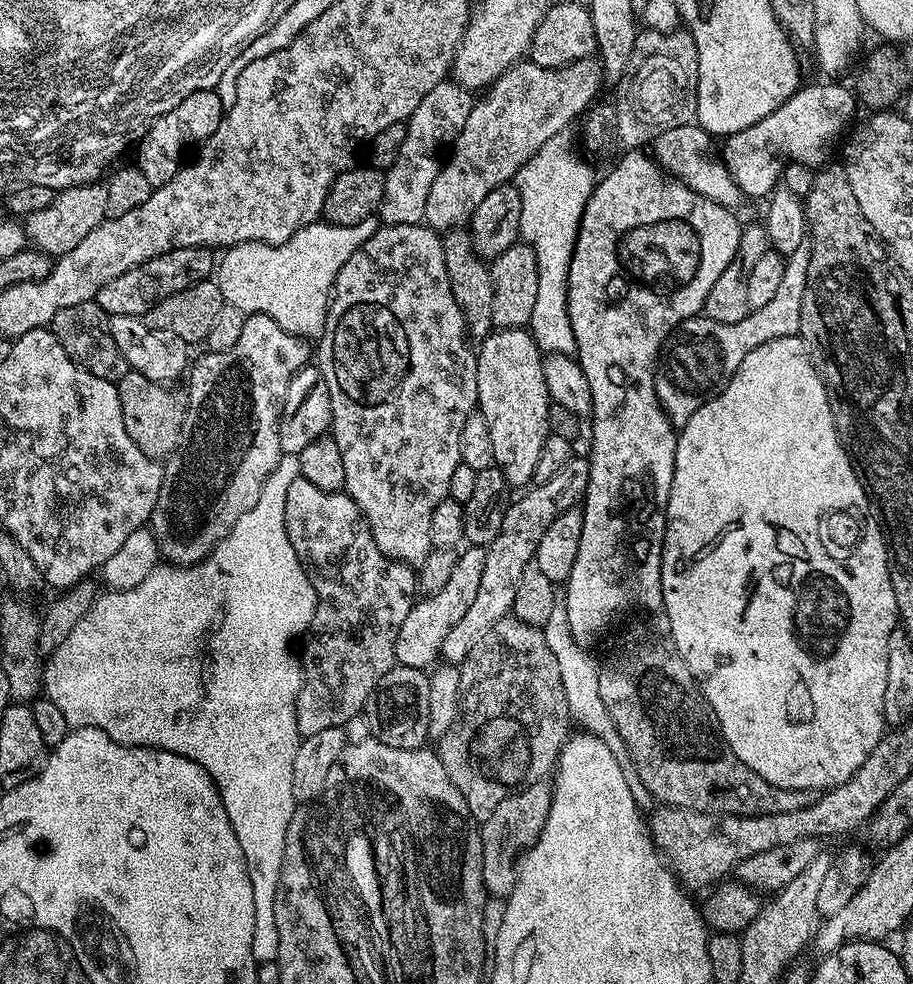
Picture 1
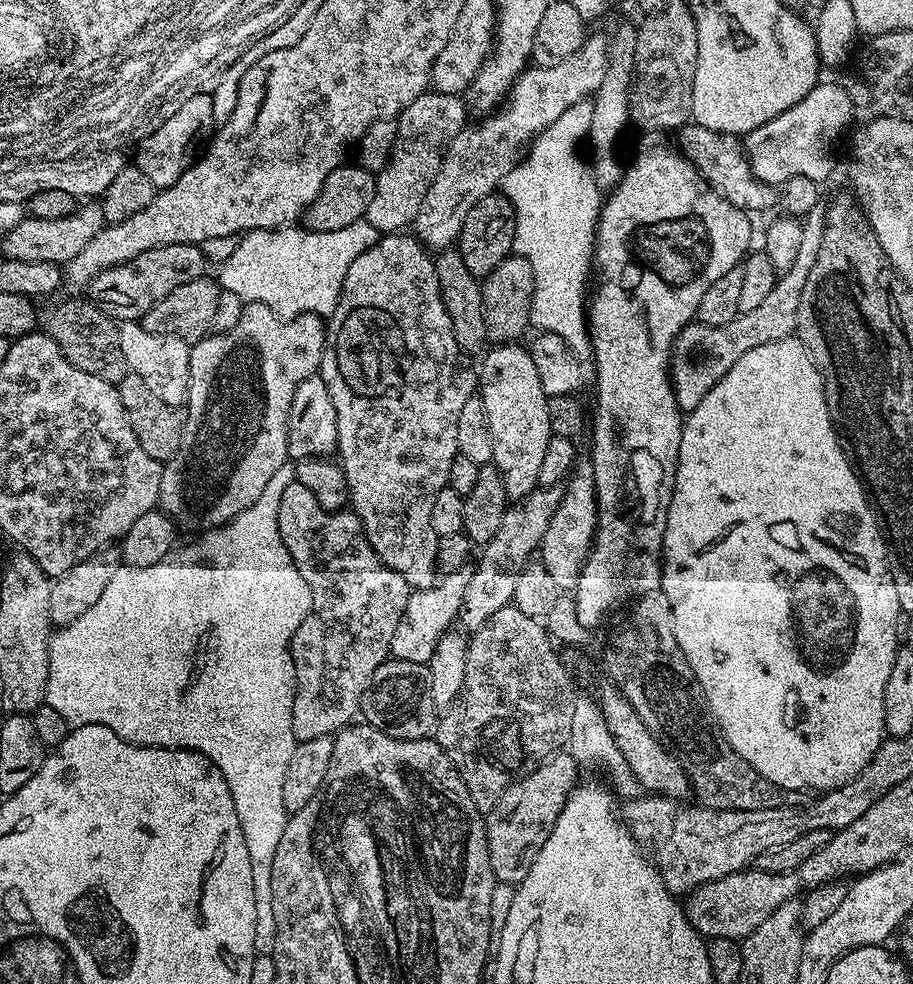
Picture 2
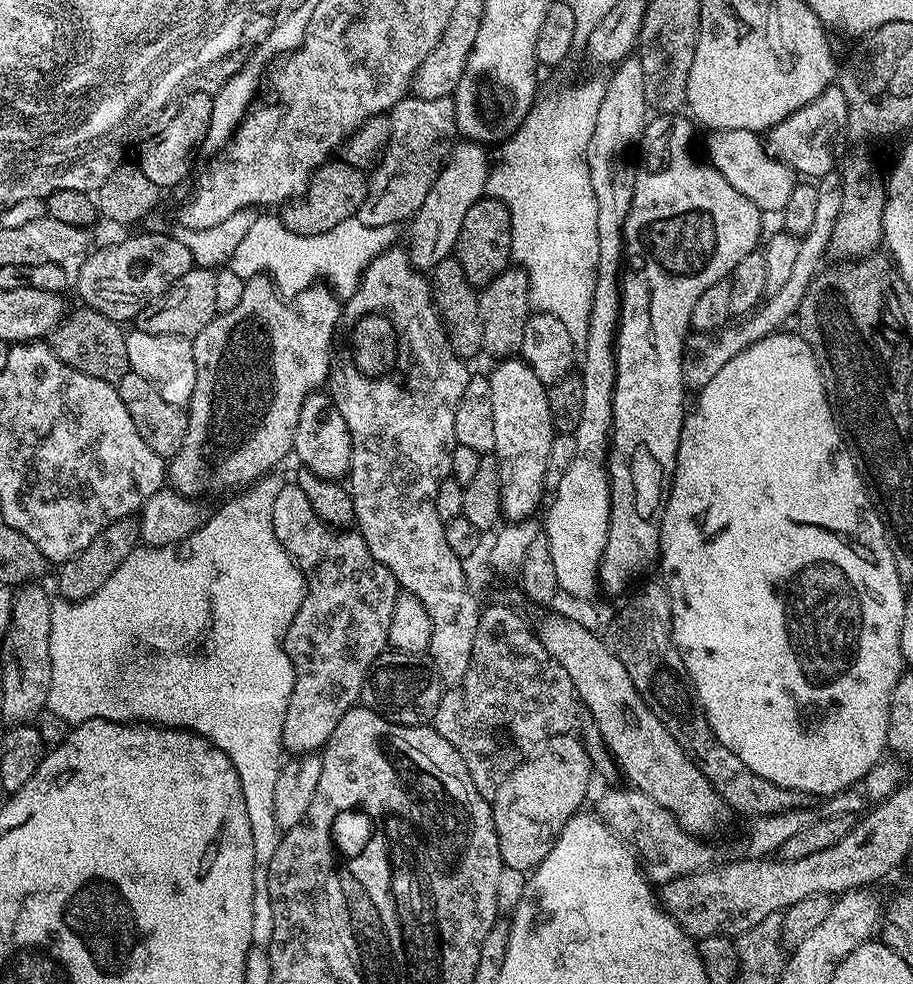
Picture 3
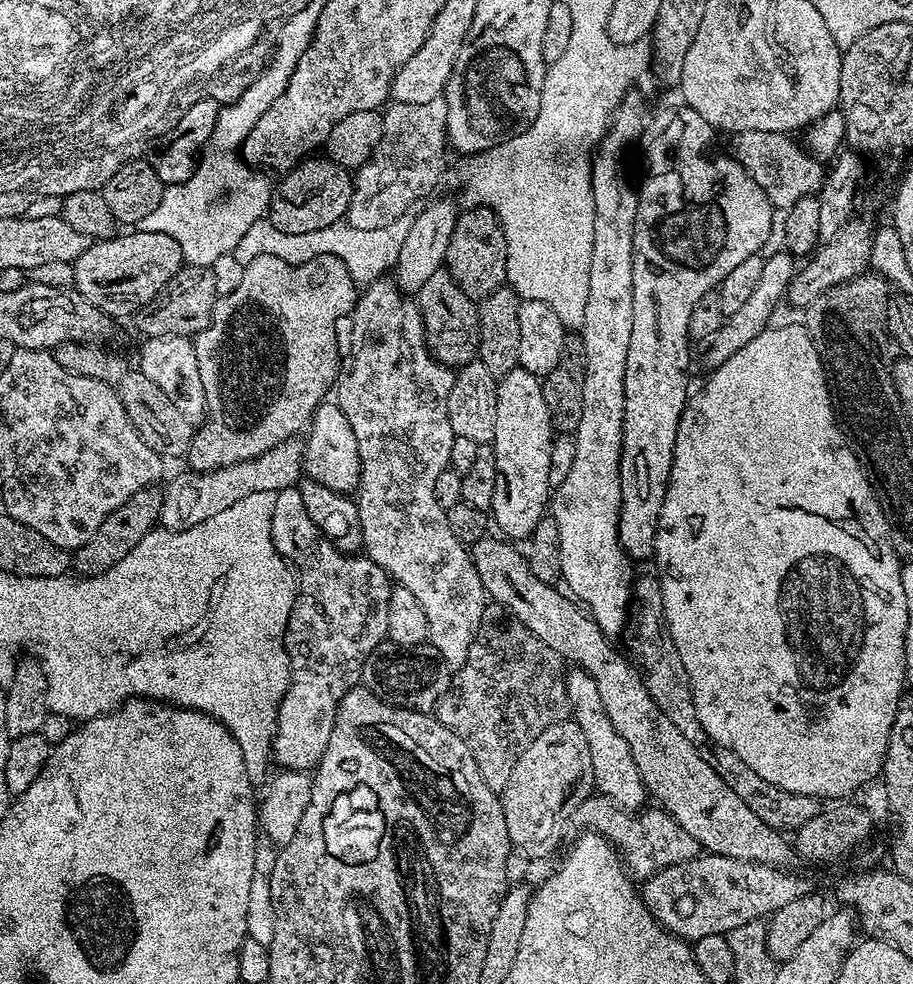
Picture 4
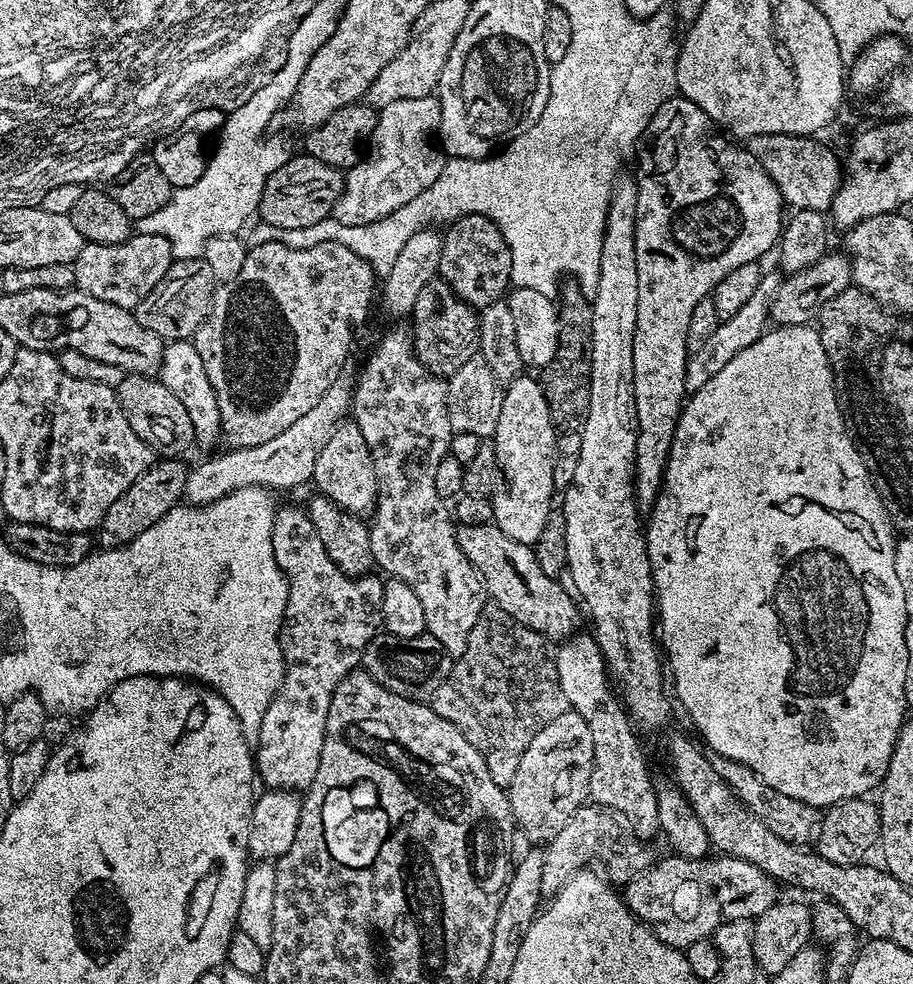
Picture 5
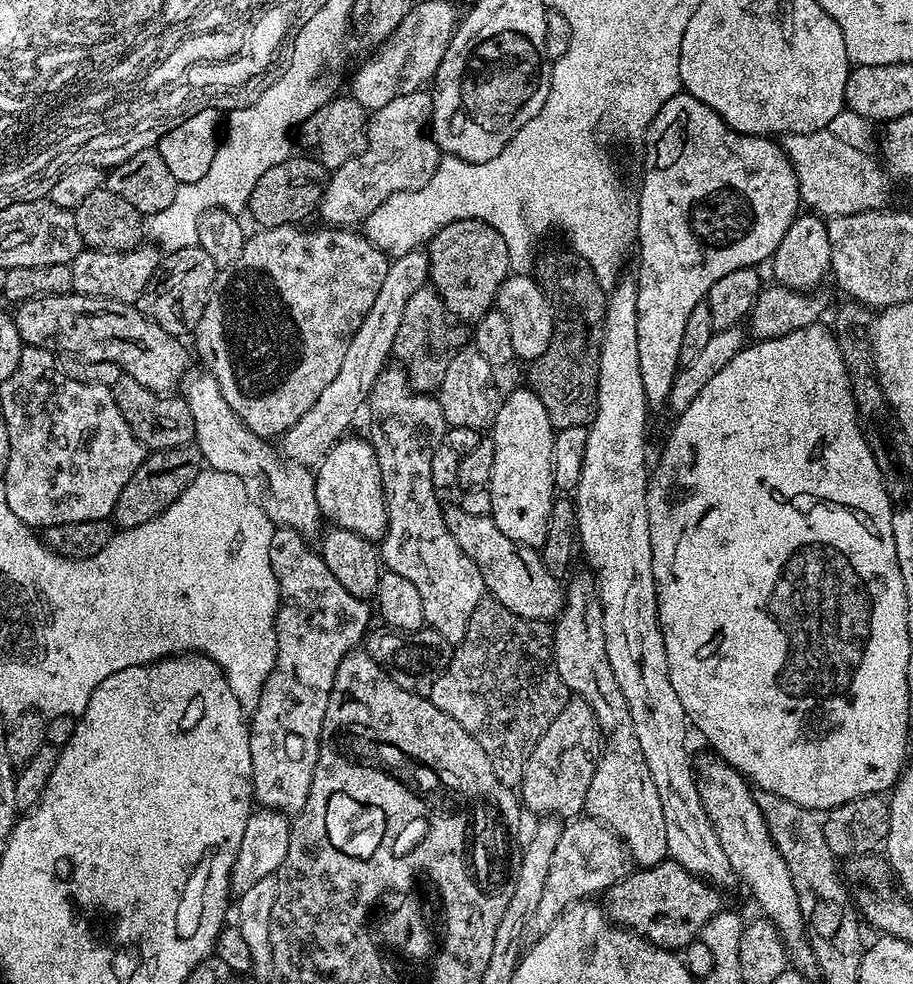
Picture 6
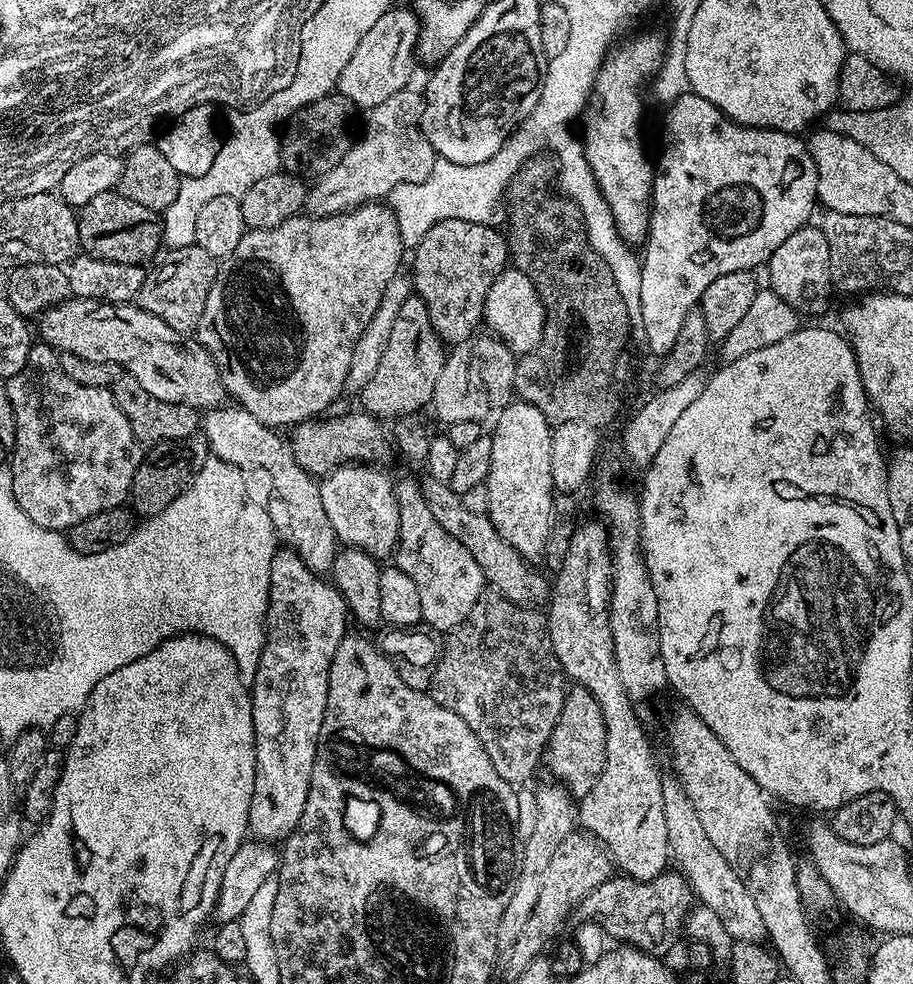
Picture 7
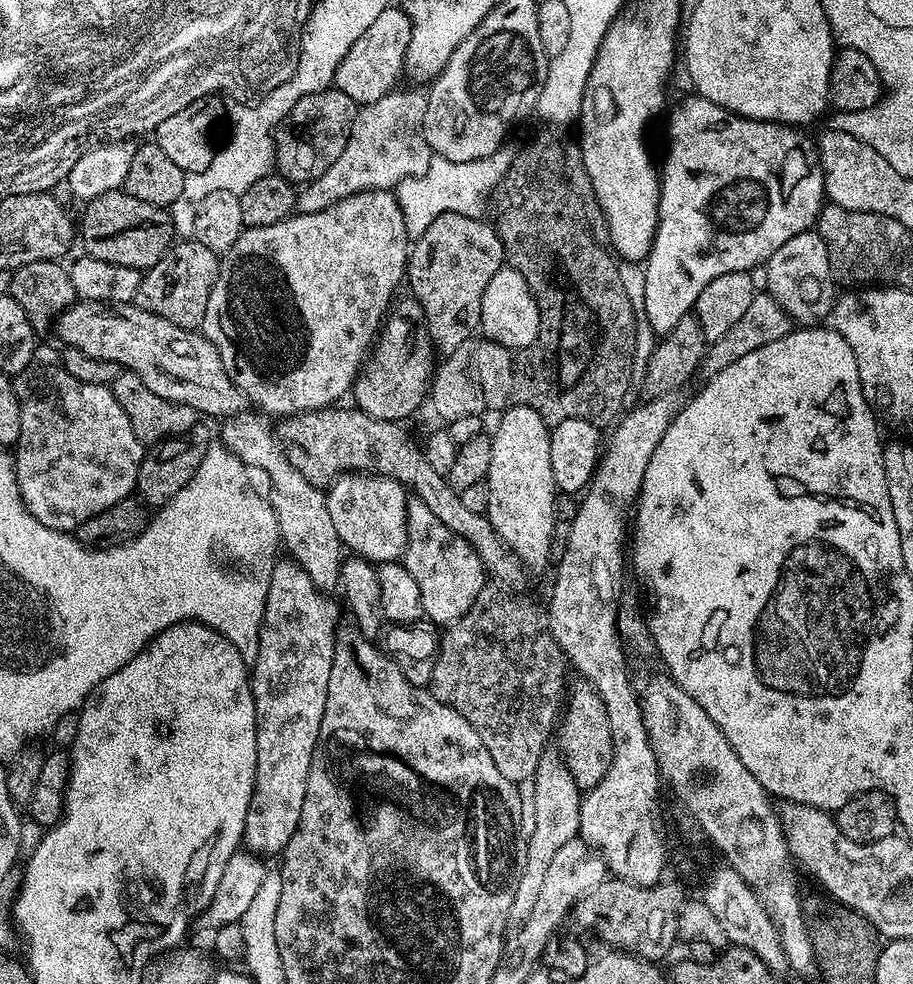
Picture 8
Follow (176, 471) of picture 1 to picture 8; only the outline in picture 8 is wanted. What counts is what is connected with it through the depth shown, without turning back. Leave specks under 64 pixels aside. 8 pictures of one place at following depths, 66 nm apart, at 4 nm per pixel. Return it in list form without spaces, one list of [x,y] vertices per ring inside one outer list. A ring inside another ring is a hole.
[[[374,188],[369,192],[358,192],[331,204],[326,210],[318,210],[314,214],[291,214],[273,225],[247,228],[241,232],[238,242],[229,252],[223,253],[220,261],[220,273],[214,282],[214,290],[210,290],[210,302],[206,302],[206,314],[202,325],[202,335],[218,350],[222,358],[222,366],[226,366],[226,374],[248,395],[249,401],[266,412],[277,416],[294,416],[298,412],[315,412],[321,408],[335,405],[356,383],[356,373],[362,366],[362,359],[369,349],[370,343],[379,333],[397,295],[396,287],[402,284],[408,267],[410,237],[406,230],[404,214],[396,193],[392,190]]]

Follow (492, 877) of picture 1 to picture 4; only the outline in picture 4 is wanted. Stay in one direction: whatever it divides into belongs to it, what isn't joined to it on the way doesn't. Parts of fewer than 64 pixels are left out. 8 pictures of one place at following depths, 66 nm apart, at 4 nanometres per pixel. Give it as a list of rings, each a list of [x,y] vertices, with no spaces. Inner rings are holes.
[[[565,718],[542,730],[542,734],[538,734],[538,738],[526,746],[522,758],[514,762],[514,770],[510,770],[510,778],[506,781],[503,792],[499,793],[502,814],[506,814],[506,834],[510,834],[513,849],[532,862],[546,859],[559,846],[560,835],[563,834],[564,827],[569,827],[572,812],[593,792],[594,766],[590,762],[590,742],[586,742],[586,734],[582,734],[575,720]]]

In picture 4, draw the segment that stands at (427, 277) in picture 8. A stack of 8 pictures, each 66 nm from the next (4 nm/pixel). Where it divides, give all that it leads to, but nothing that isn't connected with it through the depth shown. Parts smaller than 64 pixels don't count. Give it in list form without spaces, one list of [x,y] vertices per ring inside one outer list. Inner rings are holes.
[[[468,206],[457,215],[454,234],[450,234],[450,250],[444,259],[448,272],[462,286],[469,298],[477,302],[486,299],[492,292],[505,287],[508,243],[500,225],[500,219],[488,208]]]

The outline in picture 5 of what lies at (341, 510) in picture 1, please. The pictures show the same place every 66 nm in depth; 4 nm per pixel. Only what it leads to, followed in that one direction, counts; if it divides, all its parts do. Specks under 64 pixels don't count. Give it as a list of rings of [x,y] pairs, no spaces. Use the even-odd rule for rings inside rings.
[[[288,504],[285,508],[276,508],[270,516],[270,531],[274,562],[278,562],[288,583],[288,601],[280,627],[280,649],[284,655],[285,669],[284,680],[278,686],[270,706],[266,706],[266,714],[262,714],[260,733],[254,741],[254,767],[259,783],[264,783],[265,789],[307,790],[314,782],[314,774],[318,774],[332,691],[348,672],[361,667],[366,646],[378,635],[384,623],[384,580],[376,574],[353,578],[330,562],[330,554],[326,554],[326,546],[322,546],[322,538],[318,538],[318,530],[314,530],[303,507],[295,508]]]

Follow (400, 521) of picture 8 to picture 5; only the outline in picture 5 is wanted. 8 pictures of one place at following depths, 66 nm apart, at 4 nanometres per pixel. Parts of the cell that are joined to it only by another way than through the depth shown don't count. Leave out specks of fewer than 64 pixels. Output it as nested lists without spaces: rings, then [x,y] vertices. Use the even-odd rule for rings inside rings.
[[[351,418],[341,420],[339,426],[330,434],[314,462],[311,483],[316,484],[315,491],[319,495],[330,498],[342,510],[352,512],[355,516],[363,517],[375,509],[376,475],[372,452],[366,446],[366,438],[362,438],[362,430],[358,430],[355,420]]]

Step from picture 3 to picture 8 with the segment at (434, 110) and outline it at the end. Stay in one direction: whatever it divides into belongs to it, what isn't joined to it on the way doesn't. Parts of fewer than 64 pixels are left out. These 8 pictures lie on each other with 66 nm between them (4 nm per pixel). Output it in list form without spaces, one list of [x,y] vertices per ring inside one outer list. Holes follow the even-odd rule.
[[[393,90],[387,92],[378,102],[370,102],[357,107],[356,117],[350,126],[350,134],[346,138],[346,150],[338,154],[338,158],[318,178],[314,178],[310,183],[303,185],[295,197],[295,211],[314,214],[318,210],[326,210],[334,202],[353,196],[358,192],[369,192],[374,188],[385,190],[395,189],[408,176],[420,176],[430,166],[434,159],[432,147],[426,142],[424,137],[424,115],[428,105],[428,97],[421,92],[400,92]]]

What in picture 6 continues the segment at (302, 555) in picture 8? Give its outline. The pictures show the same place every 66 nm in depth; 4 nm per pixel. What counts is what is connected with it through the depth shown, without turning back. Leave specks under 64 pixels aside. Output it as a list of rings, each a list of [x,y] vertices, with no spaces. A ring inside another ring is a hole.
[[[200,370],[200,373],[190,380],[183,385],[182,399],[190,406],[190,414],[194,414],[194,443],[204,455],[205,465],[213,472],[236,472],[244,470],[240,469],[244,467],[261,468],[268,479],[268,488],[276,499],[276,513],[271,513],[271,523],[300,532],[306,538],[312,538],[316,531],[319,533],[322,517],[313,469],[283,459],[277,449],[275,452],[268,445],[271,443],[265,437],[251,432],[222,398],[222,390],[211,372]]]

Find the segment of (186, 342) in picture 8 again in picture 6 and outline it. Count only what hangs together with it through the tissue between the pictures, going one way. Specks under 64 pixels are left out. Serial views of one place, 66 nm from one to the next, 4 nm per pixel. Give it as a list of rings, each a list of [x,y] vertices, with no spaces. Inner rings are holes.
[[[79,294],[39,296],[15,305],[14,319],[20,338],[27,347],[45,348],[47,352],[74,356],[78,360],[117,364],[123,375],[142,382],[142,386],[146,386],[152,392],[171,393],[179,389],[185,379],[184,371],[188,368],[188,352],[184,349],[185,341],[172,336],[166,330],[162,330],[162,326],[143,316],[135,304]]]

